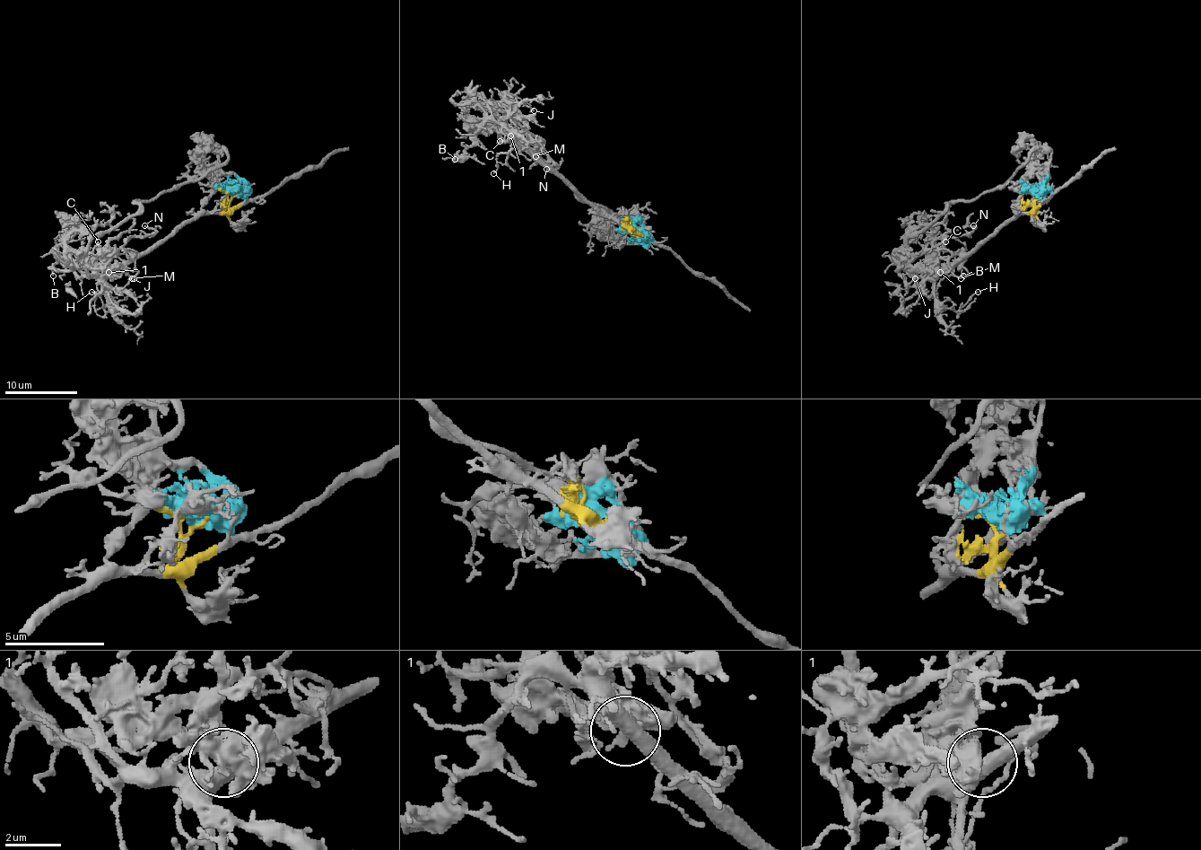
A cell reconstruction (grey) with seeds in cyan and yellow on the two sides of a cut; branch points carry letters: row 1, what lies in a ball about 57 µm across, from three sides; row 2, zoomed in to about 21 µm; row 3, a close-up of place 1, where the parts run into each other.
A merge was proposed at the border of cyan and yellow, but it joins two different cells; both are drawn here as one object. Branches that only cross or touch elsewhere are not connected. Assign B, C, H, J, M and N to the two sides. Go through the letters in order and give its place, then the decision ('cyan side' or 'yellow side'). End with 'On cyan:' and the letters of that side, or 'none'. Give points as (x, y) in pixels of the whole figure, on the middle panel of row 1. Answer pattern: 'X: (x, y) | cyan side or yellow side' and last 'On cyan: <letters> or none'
B: (455, 159) | yellow side
C: (500, 141) | cyan side
H: (493, 173) | yellow side
J: (534, 110) | yellow side
M: (535, 156) | yellow side
N: (546, 169) | cyan side
On cyan: C, N

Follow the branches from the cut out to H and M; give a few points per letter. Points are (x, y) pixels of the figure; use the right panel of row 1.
H: (1038, 196), (1029, 213), (1017, 213), (935, 281), (935, 295), (956, 315), (978, 292)
M: (1038, 196), (1036, 205), (1029, 213), (1017, 213), (954, 267), (952, 272), (960, 277)

